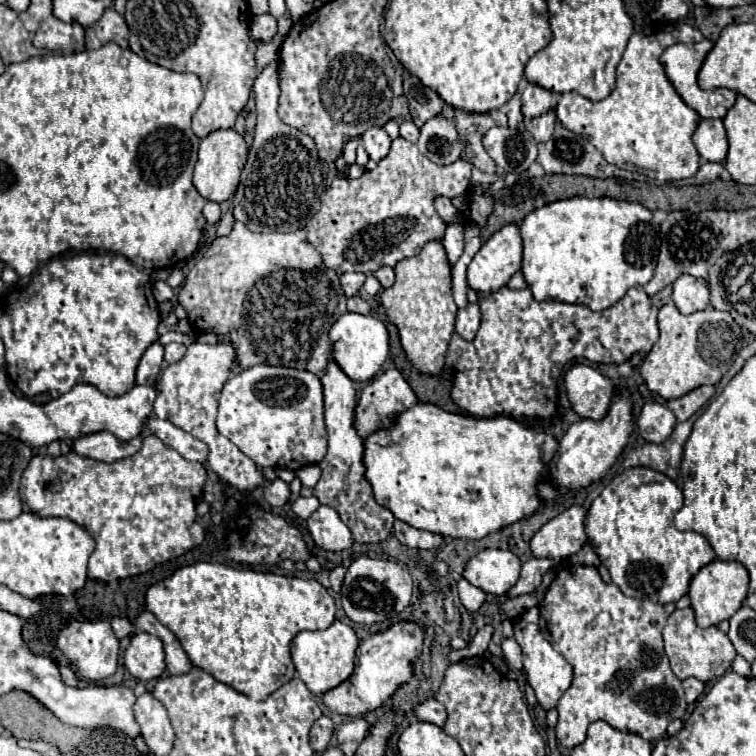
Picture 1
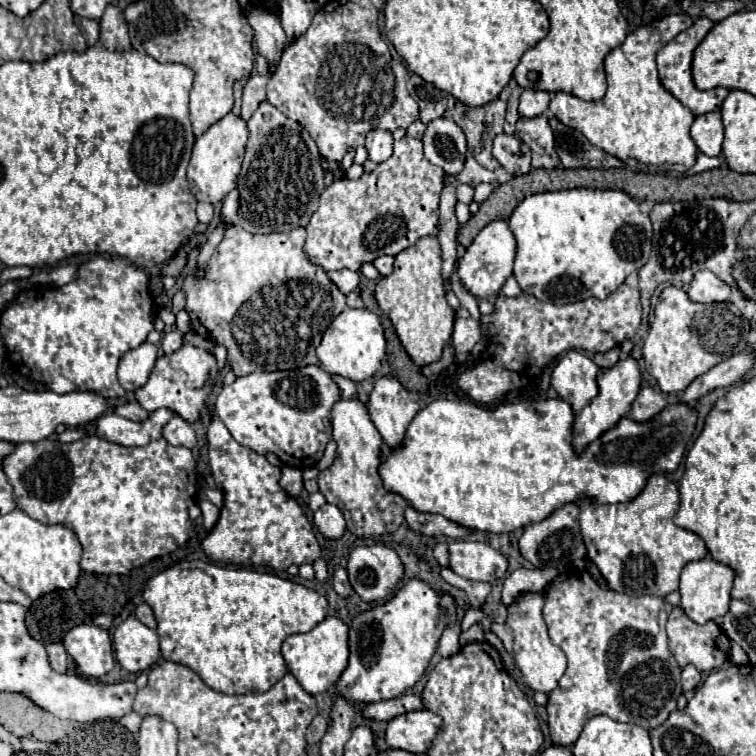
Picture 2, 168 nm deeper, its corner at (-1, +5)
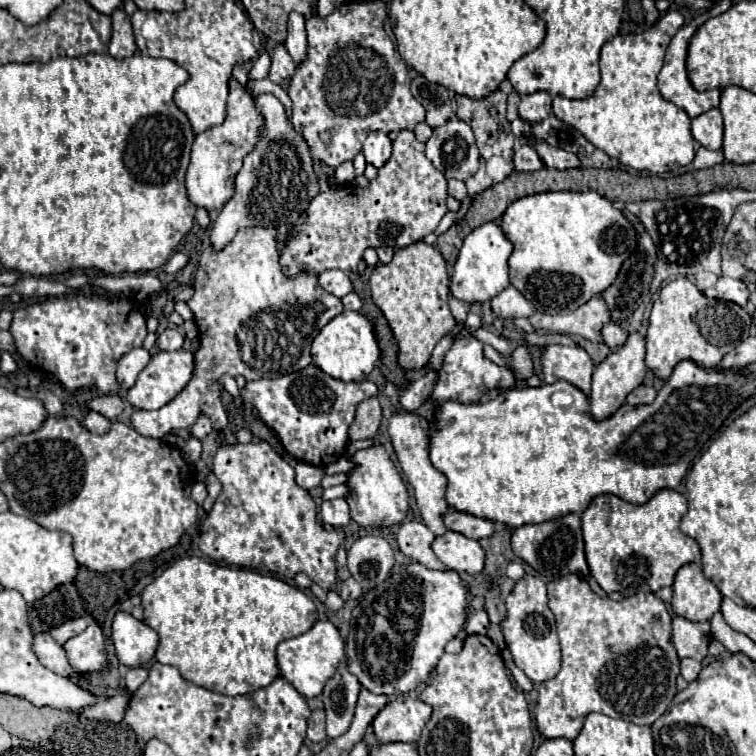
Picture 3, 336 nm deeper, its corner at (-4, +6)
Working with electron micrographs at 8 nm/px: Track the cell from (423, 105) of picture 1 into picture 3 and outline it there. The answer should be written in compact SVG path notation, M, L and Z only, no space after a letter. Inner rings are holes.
M415 76L413 82L411 82L411 92L415 94L415 98L427 110L427 120L425 122L431 128L443 126L453 116L453 108L451 108L447 88L443 88L439 84L433 84L423 76Z

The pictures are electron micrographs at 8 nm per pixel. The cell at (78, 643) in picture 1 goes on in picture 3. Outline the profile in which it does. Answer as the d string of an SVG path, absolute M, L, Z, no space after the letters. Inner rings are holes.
M99 624L87 626L81 634L73 636L63 644L67 650L67 658L71 666L79 674L85 672L103 672L107 668L107 654L105 654L105 638Z

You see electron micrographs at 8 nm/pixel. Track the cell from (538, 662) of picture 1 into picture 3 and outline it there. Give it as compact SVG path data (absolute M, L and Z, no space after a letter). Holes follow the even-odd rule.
M529 574L523 576L515 584L505 604L507 604L507 618L501 622L501 628L515 664L535 684L555 678L555 674L561 670L561 648L555 632L555 618L547 606L545 582Z

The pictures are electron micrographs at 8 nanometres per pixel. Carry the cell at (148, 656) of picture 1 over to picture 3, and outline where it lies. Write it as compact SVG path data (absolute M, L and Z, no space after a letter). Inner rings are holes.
M117 612L111 638L119 662L129 668L151 662L159 646L159 634L127 612Z

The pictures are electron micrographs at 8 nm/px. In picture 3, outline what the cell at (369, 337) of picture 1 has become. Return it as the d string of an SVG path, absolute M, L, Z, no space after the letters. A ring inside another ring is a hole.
M343 312L335 316L315 336L311 344L311 356L313 356L313 364L317 364L325 374L333 378L339 378L343 382L365 380L381 356L373 322L363 312Z

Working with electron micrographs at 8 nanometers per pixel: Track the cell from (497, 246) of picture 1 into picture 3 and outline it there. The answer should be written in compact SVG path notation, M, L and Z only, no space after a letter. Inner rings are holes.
M485 222L483 226L475 228L463 240L459 250L457 262L453 266L451 276L451 294L463 302L485 302L495 298L501 290L509 286L509 256L513 252L511 240L503 234L497 222Z

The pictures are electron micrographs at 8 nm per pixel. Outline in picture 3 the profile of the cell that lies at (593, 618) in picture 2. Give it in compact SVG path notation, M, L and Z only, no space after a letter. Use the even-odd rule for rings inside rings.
M565 574L547 584L549 608L555 614L559 644L563 652L561 670L555 678L539 684L539 700L535 706L535 724L545 738L575 740L583 728L587 714L605 712L611 718L623 718L635 724L651 726L677 694L675 680L679 676L679 658L671 644L671 614L663 600L653 592L639 592L621 602L597 596L587 580L577 574Z

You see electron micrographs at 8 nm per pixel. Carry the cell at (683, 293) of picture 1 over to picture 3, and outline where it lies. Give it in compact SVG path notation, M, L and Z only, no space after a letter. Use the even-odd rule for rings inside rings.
M721 276L715 286L707 288L703 292L705 296L709 298L721 298L721 300L731 300L735 304L745 304L747 298L749 298L749 290L745 288L745 284L741 280L735 280L735 278L727 278L727 276Z

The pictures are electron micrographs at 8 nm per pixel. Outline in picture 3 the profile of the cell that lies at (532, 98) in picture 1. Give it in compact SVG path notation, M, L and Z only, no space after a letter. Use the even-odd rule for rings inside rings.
M535 92L521 98L519 116L531 124L545 120L551 114L551 96L547 92Z

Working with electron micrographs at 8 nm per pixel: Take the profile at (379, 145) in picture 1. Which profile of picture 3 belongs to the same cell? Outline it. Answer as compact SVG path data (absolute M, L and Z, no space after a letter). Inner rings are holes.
M371 132L363 144L363 154L369 164L381 168L391 158L391 140L385 132Z

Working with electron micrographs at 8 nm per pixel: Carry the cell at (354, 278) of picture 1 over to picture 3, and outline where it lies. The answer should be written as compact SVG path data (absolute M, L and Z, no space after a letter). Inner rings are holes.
M325 270L323 274L319 274L319 284L321 284L327 292L331 292L331 294L335 294L335 296L339 296L339 298L343 298L345 294L349 294L349 292L353 290L351 278L349 278L349 274L343 272L343 270Z

